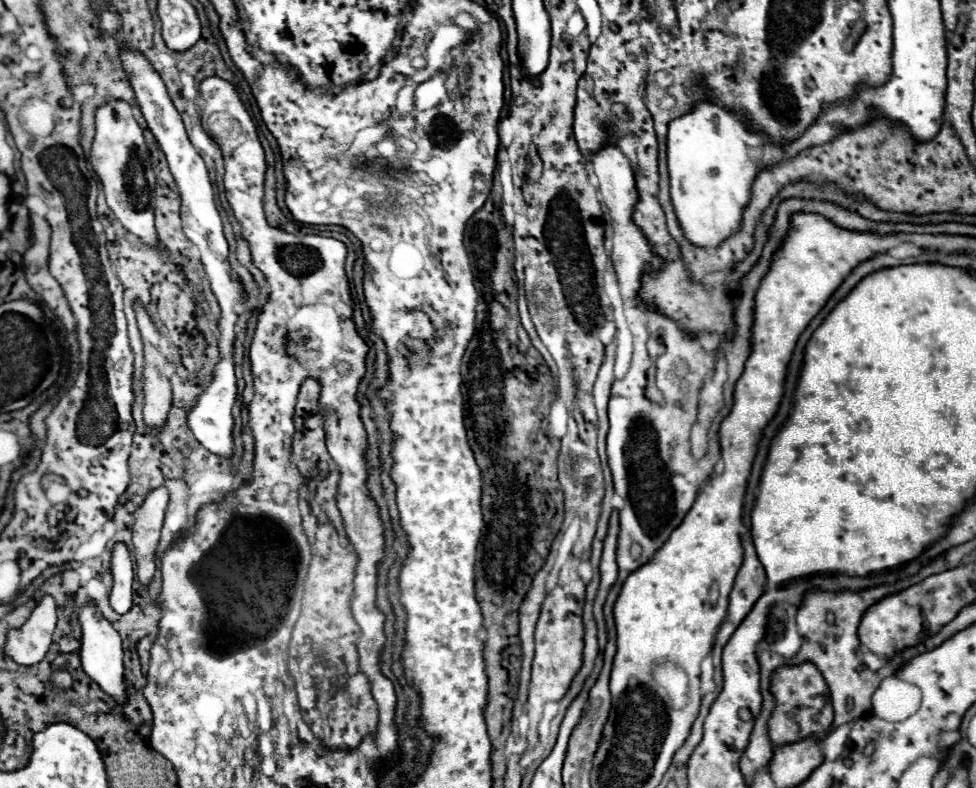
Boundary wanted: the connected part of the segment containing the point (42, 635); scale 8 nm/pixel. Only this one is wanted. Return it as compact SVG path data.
M45 596L33 610L31 618L19 630L9 630L5 654L17 664L37 664L51 646L51 636L57 624L57 604L53 596Z

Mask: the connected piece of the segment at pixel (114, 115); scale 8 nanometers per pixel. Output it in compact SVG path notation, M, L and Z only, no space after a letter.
M111 100L97 110L95 116L97 134L91 148L91 164L103 182L105 198L109 208L115 212L119 222L135 234L151 250L161 250L161 240L155 228L155 174L147 154L143 130L131 114L131 106L123 100Z

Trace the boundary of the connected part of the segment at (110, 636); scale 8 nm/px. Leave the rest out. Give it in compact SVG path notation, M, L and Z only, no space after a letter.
M87 606L79 612L79 624L83 628L81 640L81 662L83 670L89 678L93 678L99 688L111 696L117 704L127 702L127 686L125 686L125 666L123 666L123 648L119 632L103 618L103 614L95 606Z

